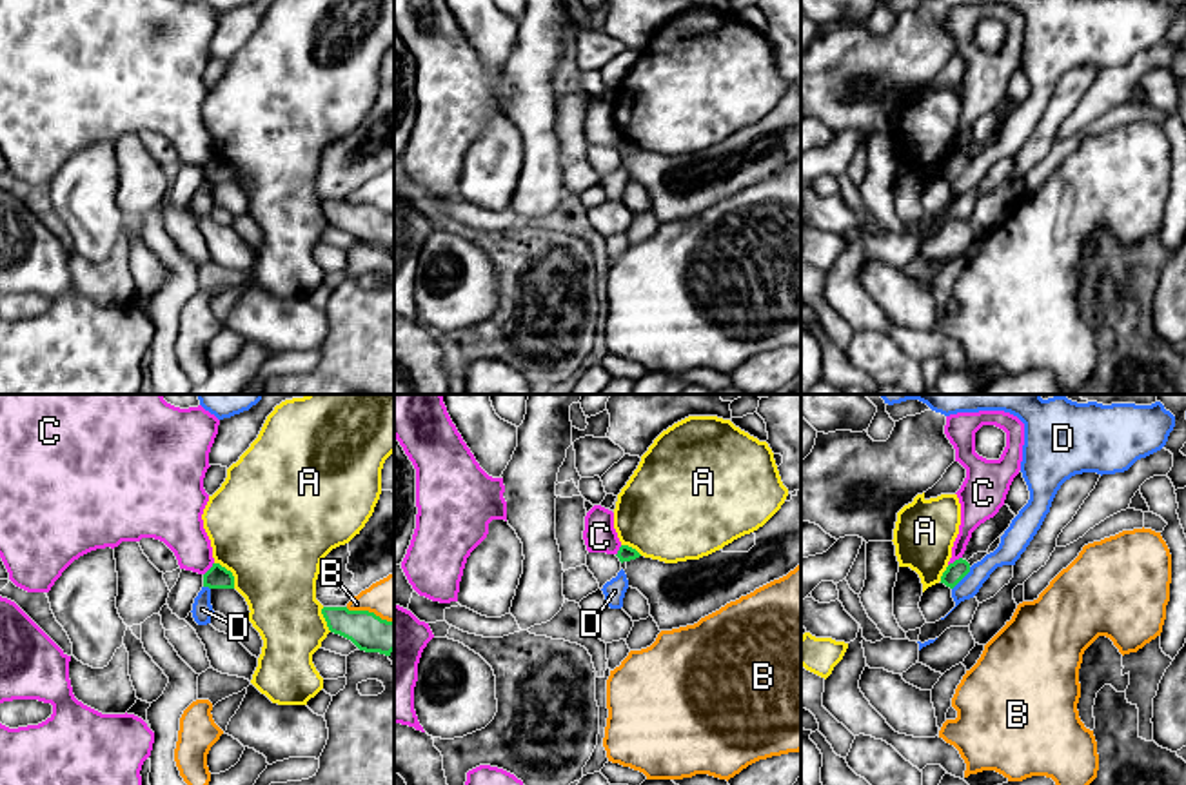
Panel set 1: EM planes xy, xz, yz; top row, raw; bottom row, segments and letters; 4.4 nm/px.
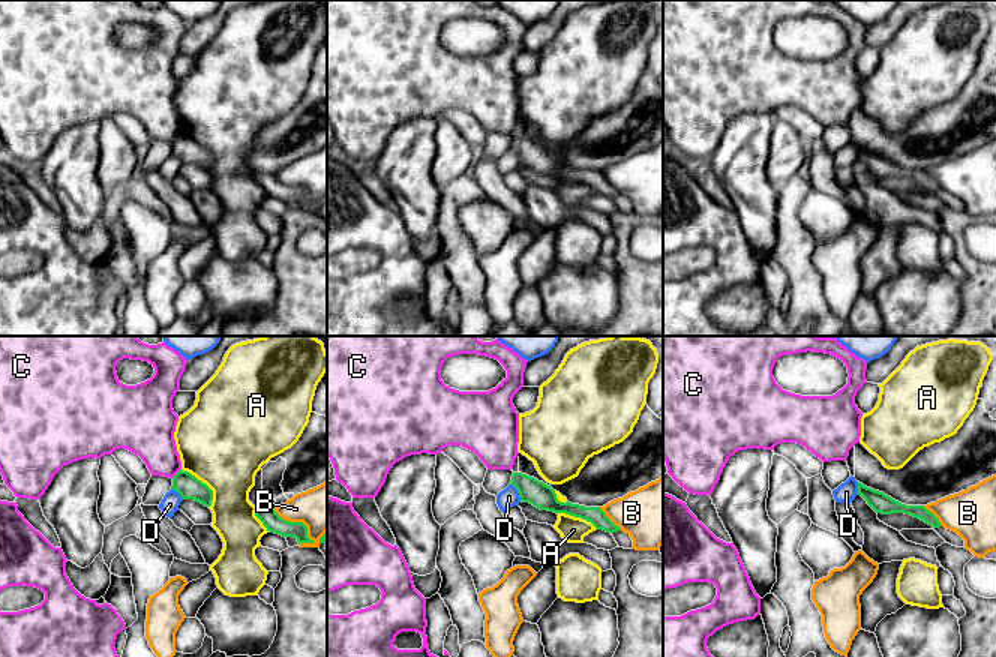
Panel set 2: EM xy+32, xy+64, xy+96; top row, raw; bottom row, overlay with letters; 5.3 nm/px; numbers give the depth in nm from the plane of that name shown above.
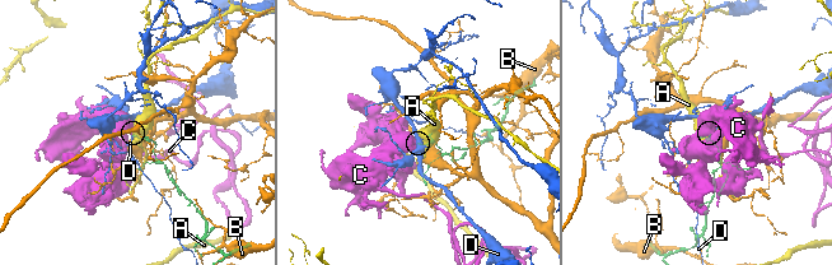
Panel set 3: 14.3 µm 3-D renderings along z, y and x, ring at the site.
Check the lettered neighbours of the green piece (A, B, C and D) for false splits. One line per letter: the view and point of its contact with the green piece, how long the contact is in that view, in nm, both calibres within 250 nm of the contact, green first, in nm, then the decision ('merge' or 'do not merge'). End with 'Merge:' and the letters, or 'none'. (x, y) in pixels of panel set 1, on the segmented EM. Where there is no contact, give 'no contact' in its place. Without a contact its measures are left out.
A: xy (231, 573) | 150 nm | 100/500 nm | do not merge
B: xy (367, 611) | 220 nm | 170/200 nm | do not merge
C: yz (956, 560) | 80 nm | 90/140 nm | do not merge
D: yz (963, 576) | 130 nm | 90/110 nm | do not merge
Merge: none

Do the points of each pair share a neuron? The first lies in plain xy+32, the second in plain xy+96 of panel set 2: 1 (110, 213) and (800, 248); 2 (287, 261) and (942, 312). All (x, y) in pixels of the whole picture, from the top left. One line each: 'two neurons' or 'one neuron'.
1: one neuron
2: two neurons

